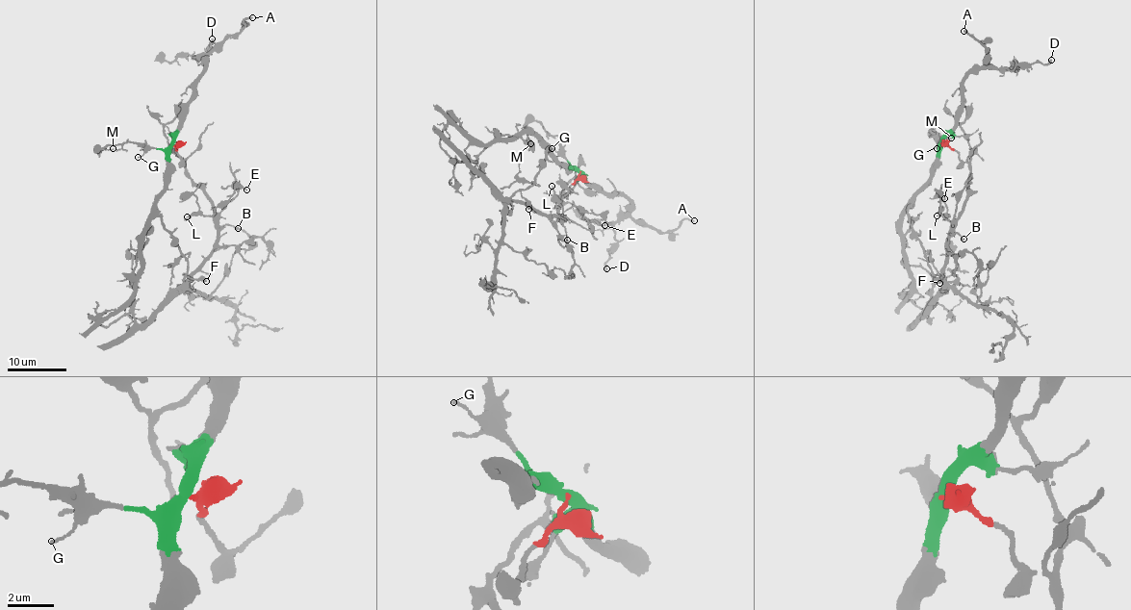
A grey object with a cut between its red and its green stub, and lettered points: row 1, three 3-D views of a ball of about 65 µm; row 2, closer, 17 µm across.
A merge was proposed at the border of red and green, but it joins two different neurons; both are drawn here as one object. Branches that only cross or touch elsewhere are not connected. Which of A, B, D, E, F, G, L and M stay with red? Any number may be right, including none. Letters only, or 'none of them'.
B, E, L

